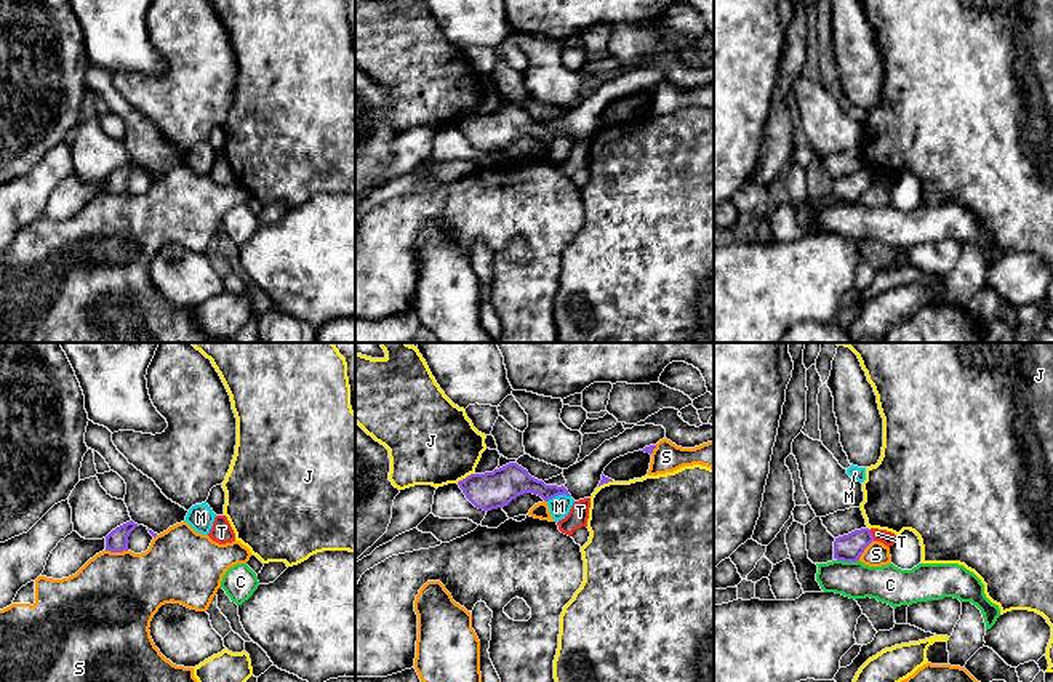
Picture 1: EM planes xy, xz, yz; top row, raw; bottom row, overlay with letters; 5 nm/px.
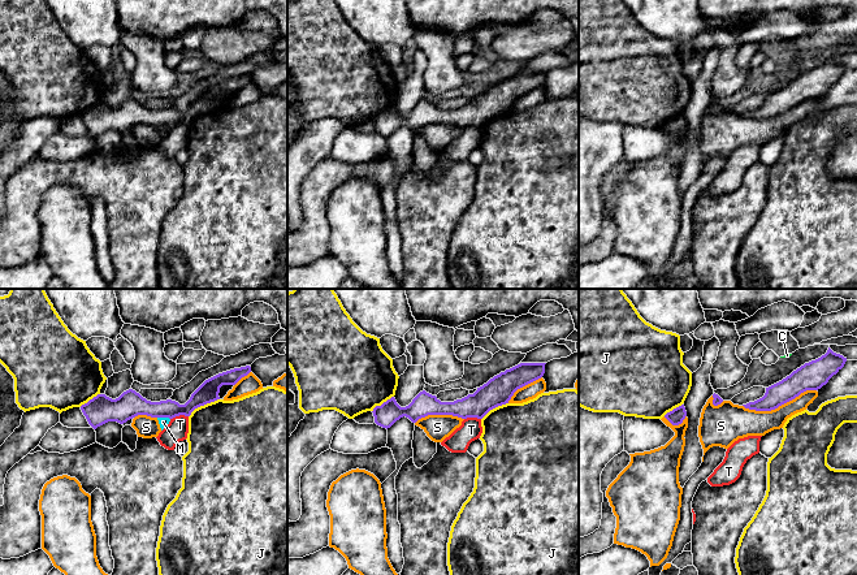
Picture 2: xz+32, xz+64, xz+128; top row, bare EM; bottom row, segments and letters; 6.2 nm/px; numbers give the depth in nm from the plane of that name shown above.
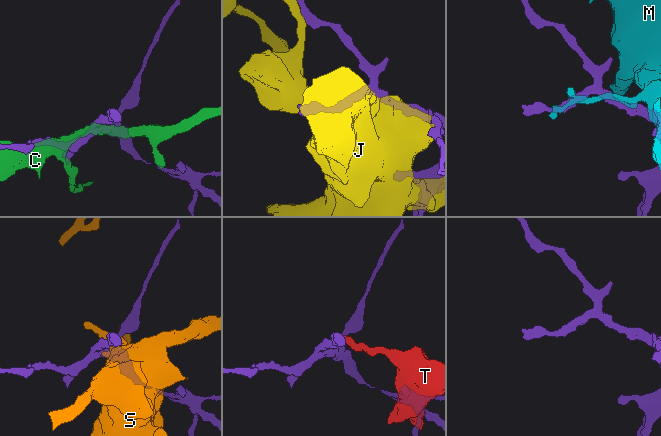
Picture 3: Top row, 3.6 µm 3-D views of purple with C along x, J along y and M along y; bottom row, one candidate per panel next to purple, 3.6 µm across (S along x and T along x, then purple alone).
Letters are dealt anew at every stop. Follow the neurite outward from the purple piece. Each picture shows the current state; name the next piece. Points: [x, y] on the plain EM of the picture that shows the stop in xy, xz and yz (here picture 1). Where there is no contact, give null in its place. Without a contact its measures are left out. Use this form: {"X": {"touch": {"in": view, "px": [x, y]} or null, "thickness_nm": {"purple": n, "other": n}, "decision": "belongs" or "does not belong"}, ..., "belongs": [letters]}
{"C": {"touch": {"in": "yz", "px": [848, 202]}, "thickness_nm": {"purple": 140, "other": 190}, "decision": "does not belong"}, "J": {"touch": {"in": "xz", "px": [466, 119]}, "thickness_nm": {"purple": 190, "other": 440}, "decision": "does not belong"}, "M": {"touch": {"in": "xz", "px": [559, 135]}, "thickness_nm": {"purple": 170, "other": 110}, "decision": "does not belong"}, "S": {"touch": {"in": "xy", "px": [117, 192]}, "thickness_nm": {"purple": 110, "other": 440}, "decision": "does not belong"}, "T": {"touch": {"in": "yz", "px": [871, 176]}, "thickness_nm": {"purple": 140, "other": 70}, "decision": "does not belong"}, "belongs": []}

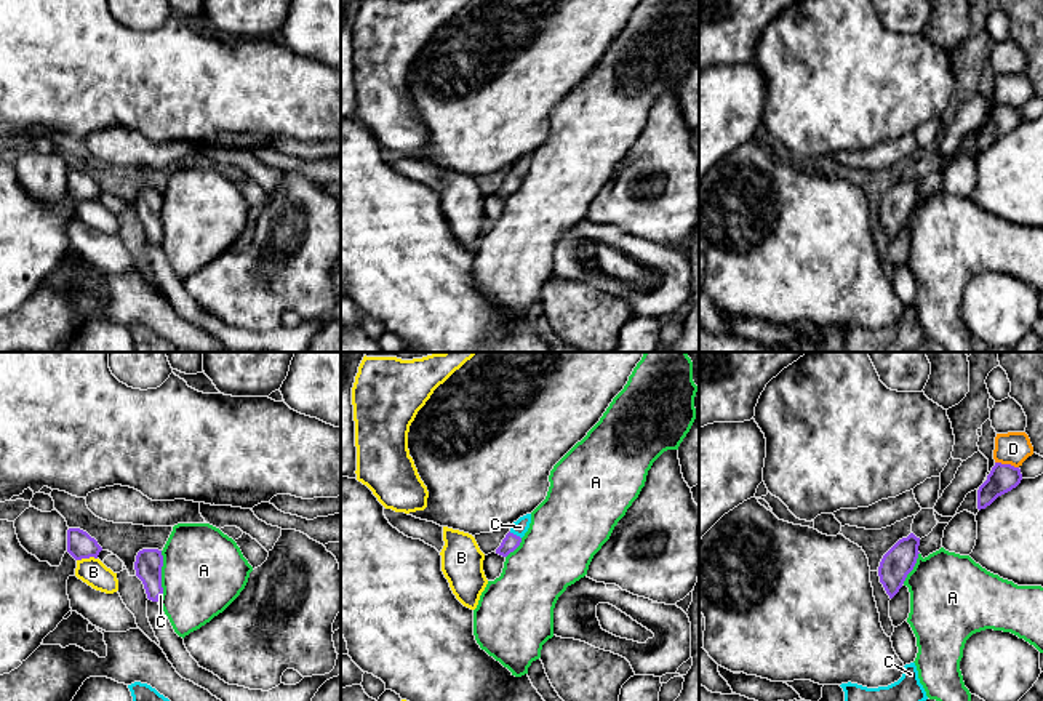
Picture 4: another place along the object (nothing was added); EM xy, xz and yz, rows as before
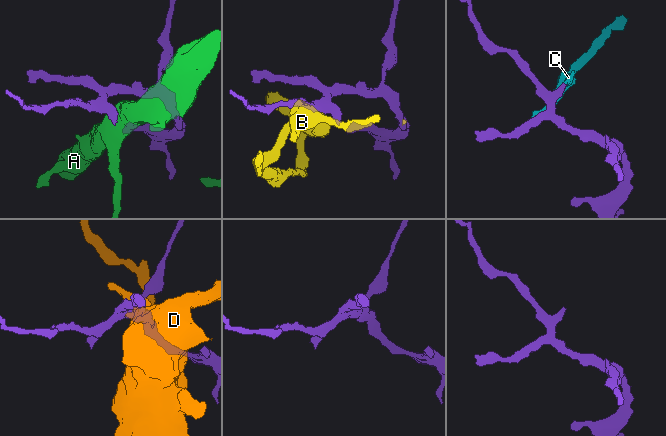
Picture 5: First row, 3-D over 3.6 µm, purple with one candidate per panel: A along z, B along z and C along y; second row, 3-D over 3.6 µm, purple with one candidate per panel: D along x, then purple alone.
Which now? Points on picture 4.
{"A": {"touch": {"in": "xy", "px": [160, 215]}, "thickness_nm": {"purple": 140, "other": 420}, "decision": "does not belong"}, "B": {"touch": {"in": "xy", "px": [87, 199]}, "thickness_nm": {"purple": 140, "other": 140}, "decision": "does not belong"}, "C": {"touch": {"in": "xz", "px": [515, 176]}, "thickness_nm": {"purple": 80, "other": 80}, "decision": "belongs"}, "D": {"touch": {"in": "yz", "px": [1007, 106]}, "thickness_nm": {"purple": 140, "other": 160}, "decision": "does not belong"}, "belongs": ["C"]}

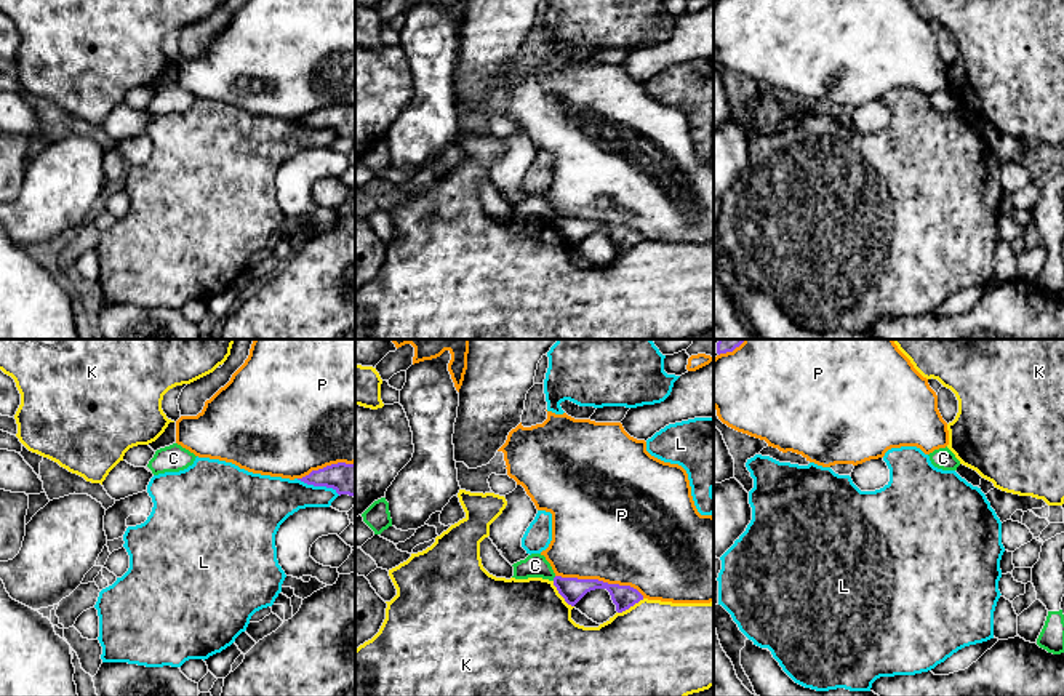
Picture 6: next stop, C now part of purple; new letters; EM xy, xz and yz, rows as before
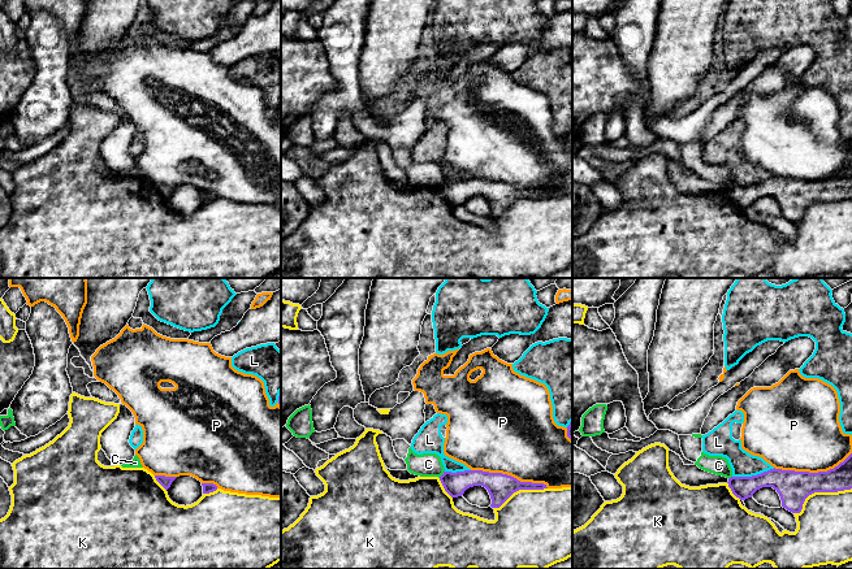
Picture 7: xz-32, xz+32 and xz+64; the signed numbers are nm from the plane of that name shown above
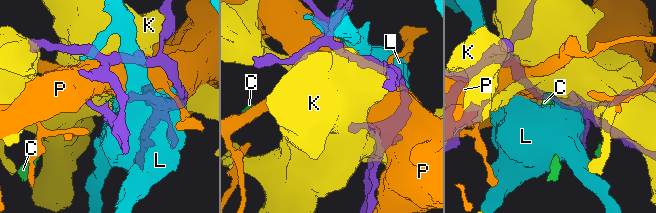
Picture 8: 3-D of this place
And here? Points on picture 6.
{"C": {"touch": {"in": "xz", "px": [554, 220]}, "thickness_nm": {"purple": 120, "other": 120}, "decision": "does not belong"}, "K": {"touch": {"in": "xz", "px": [560, 236]}, "thickness_nm": {"purple": 120, "other": 480}, "decision": "does not belong"}, "L": {"touch": {"in": "xy", "px": [319, 127]}, "thickness_nm": {"purple": 160, "other": 240}, "decision": "does not belong"}, "P": {"touch": {"in": "xz", "px": [600, 223]}, "thickness_nm": {"purple": 120, "other": 500}, "decision": "does not belong"}, "belongs": []}

